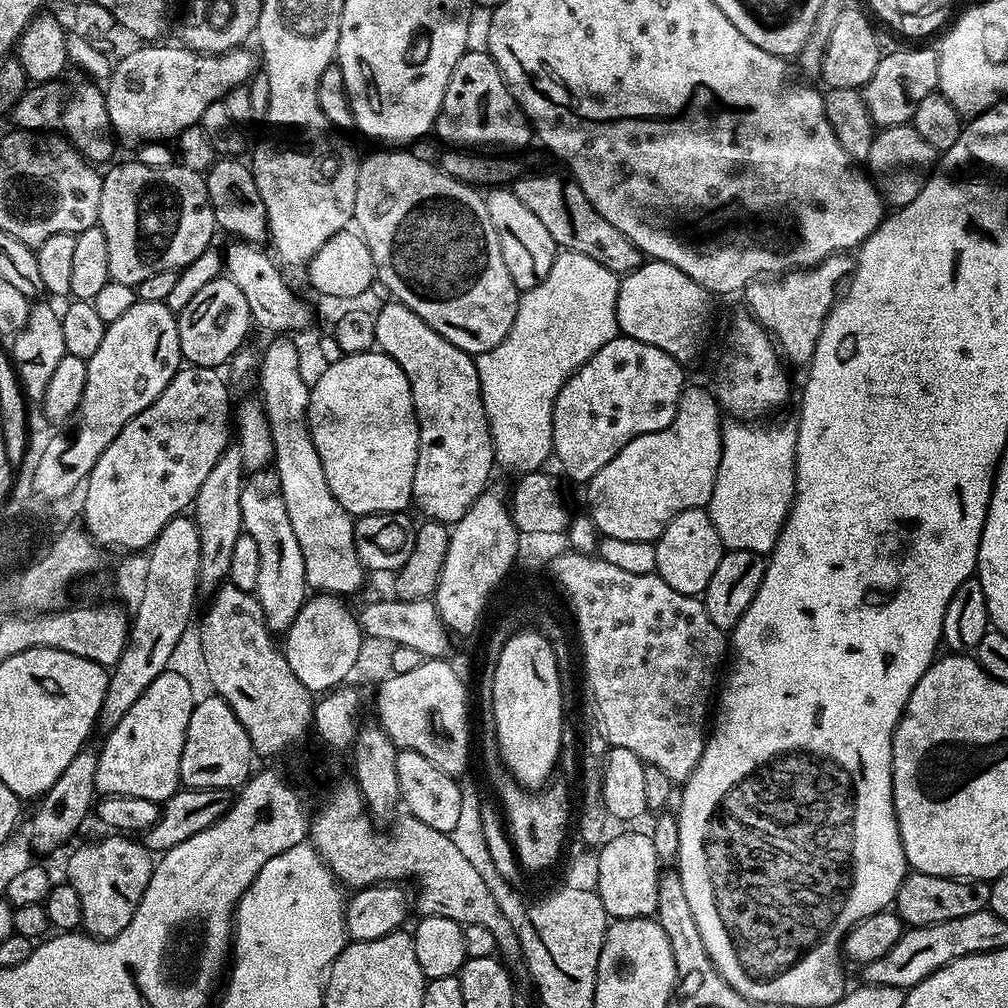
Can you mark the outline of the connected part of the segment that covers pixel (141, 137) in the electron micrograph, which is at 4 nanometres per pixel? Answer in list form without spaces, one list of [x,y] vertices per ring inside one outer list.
[[[143,46],[129,57],[122,57],[113,67],[106,80],[106,106],[110,110],[112,130],[121,141],[135,142],[168,142],[179,137],[187,128],[195,128],[202,118],[202,110],[210,106],[210,102],[224,99],[230,90],[247,85],[258,68],[258,60],[251,56],[247,47],[232,48],[229,52],[213,52],[205,54],[192,48],[175,46],[176,48],[156,48],[160,46]]]

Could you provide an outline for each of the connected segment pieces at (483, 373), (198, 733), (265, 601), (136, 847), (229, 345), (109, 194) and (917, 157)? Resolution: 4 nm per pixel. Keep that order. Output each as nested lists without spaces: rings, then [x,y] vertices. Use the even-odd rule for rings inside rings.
[[[563,250],[557,251],[554,258],[554,266],[550,266],[550,274],[546,274],[543,283],[545,289],[552,288],[552,300],[539,300],[536,294],[521,295],[516,317],[514,318],[514,326],[510,326],[510,334],[506,334],[506,338],[494,350],[486,350],[475,357],[480,393],[482,394],[482,406],[486,410],[486,418],[492,431],[492,446],[496,449],[495,463],[499,467],[501,464],[504,468],[512,468],[518,470],[517,472],[525,473],[543,469],[545,467],[544,463],[550,460],[550,457],[553,455],[552,411],[554,410],[554,402],[558,398],[562,386],[571,378],[573,372],[578,371],[591,356],[598,354],[598,350],[602,350],[602,346],[606,346],[606,342],[615,340],[618,335],[615,303],[618,302],[620,281],[621,277],[617,273],[606,270],[606,266],[602,266],[602,262],[594,262],[594,258],[586,258],[586,254],[565,252]]]
[[[208,694],[205,700],[197,699],[192,705],[190,722],[186,726],[186,742],[182,746],[182,762],[180,763],[180,783],[186,788],[226,788],[239,789],[247,785],[248,777],[253,775],[252,760],[254,753],[248,735],[244,733],[242,722],[230,710],[228,703],[221,696]]]
[[[253,471],[242,486],[243,535],[254,538],[258,545],[258,582],[254,593],[262,606],[268,629],[274,634],[287,632],[298,610],[302,610],[310,595],[306,579],[306,562],[302,558],[302,546],[290,526],[290,514],[286,514],[286,502],[282,502],[282,490],[275,471]]]
[[[108,834],[97,844],[84,844],[68,860],[67,883],[78,890],[82,902],[82,928],[97,940],[109,940],[134,918],[134,910],[142,902],[142,894],[152,877],[153,857],[139,839],[124,834]]]
[[[221,274],[215,280],[206,282],[190,302],[178,314],[176,321],[180,339],[181,357],[189,365],[198,368],[215,368],[227,365],[237,349],[247,340],[248,328],[253,327],[250,306],[246,306],[246,297],[234,281]]]
[[[139,162],[115,164],[102,176],[102,202],[98,221],[102,234],[106,234],[110,261],[109,280],[135,286],[142,282],[142,278],[150,278],[150,274],[185,268],[194,262],[194,258],[198,258],[198,254],[209,248],[213,243],[212,235],[217,234],[218,227],[208,197],[207,182],[201,173],[190,170],[179,162],[170,163],[165,168],[146,166]]]
[[[911,123],[880,128],[870,142],[870,154],[866,161],[867,171],[881,196],[893,209],[905,208],[926,186],[928,177],[932,175],[938,164],[938,153]]]

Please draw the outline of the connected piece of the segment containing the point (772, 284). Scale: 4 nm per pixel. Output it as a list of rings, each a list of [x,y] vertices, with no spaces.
[[[835,252],[812,268],[795,268],[775,278],[752,280],[742,290],[742,297],[748,303],[747,311],[764,327],[789,365],[807,366],[812,363],[822,326],[851,277],[853,267],[854,260],[849,253]]]

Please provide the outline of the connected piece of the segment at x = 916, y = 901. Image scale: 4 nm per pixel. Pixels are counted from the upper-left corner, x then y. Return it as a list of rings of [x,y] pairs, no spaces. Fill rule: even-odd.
[[[909,871],[896,891],[894,911],[905,925],[913,928],[950,922],[954,918],[966,918],[966,914],[978,914],[978,910],[988,908],[991,889],[991,883],[986,880],[965,880],[954,876]]]

